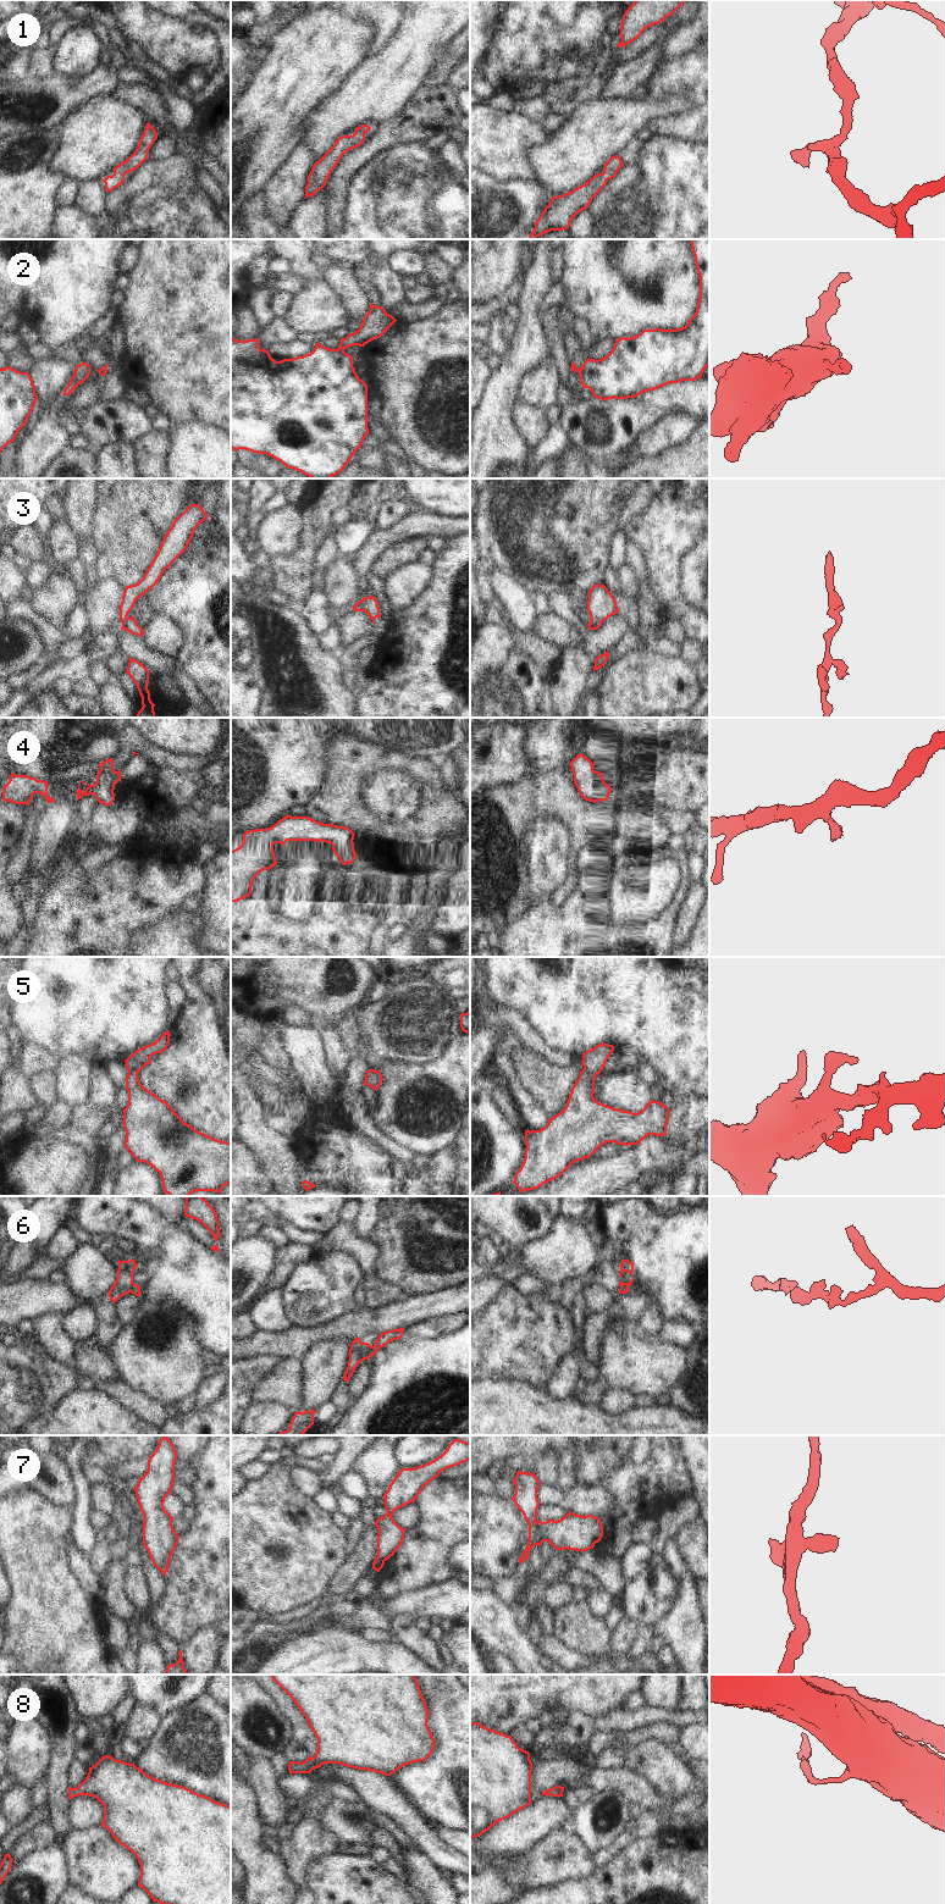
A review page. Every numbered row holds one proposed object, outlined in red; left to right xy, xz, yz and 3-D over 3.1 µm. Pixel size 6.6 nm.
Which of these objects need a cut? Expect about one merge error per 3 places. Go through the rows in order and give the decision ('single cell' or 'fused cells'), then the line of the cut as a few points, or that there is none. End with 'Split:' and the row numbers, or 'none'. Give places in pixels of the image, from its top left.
1: single cell; cut none
2: fused cells; cut xz (340, 347), (343, 350)
3: single cell; cut none
4: single cell; cut none
5: single cell; cut none
6: fused cells; cut xy (133, 1283), (131, 1291)
7: single cell; cut none
8: single cell; cut none
Split: 2, 6

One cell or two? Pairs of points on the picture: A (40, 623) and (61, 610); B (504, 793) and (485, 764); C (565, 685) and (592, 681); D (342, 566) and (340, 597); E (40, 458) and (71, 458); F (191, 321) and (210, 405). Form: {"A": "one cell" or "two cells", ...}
{"A": "two cells", "B": "two cells", "C": "two cells", "D": "one cell", "E": "two cells", "F": "one cell"}

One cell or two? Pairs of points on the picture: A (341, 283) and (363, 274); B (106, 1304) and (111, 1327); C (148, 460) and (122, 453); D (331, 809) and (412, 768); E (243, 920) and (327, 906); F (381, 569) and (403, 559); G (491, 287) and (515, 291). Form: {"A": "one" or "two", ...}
{"A": "two", "B": "one", "C": "two", "D": "one", "E": "one", "F": "one", "G": "two"}

